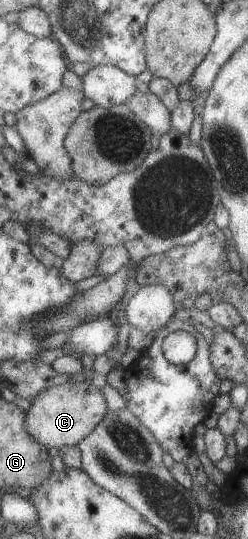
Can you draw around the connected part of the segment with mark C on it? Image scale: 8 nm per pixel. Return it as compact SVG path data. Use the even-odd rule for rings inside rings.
M67 382L38 393L31 400L30 409L25 412L24 431L46 448L76 446L94 427L102 421L108 407L101 389L85 382Z

